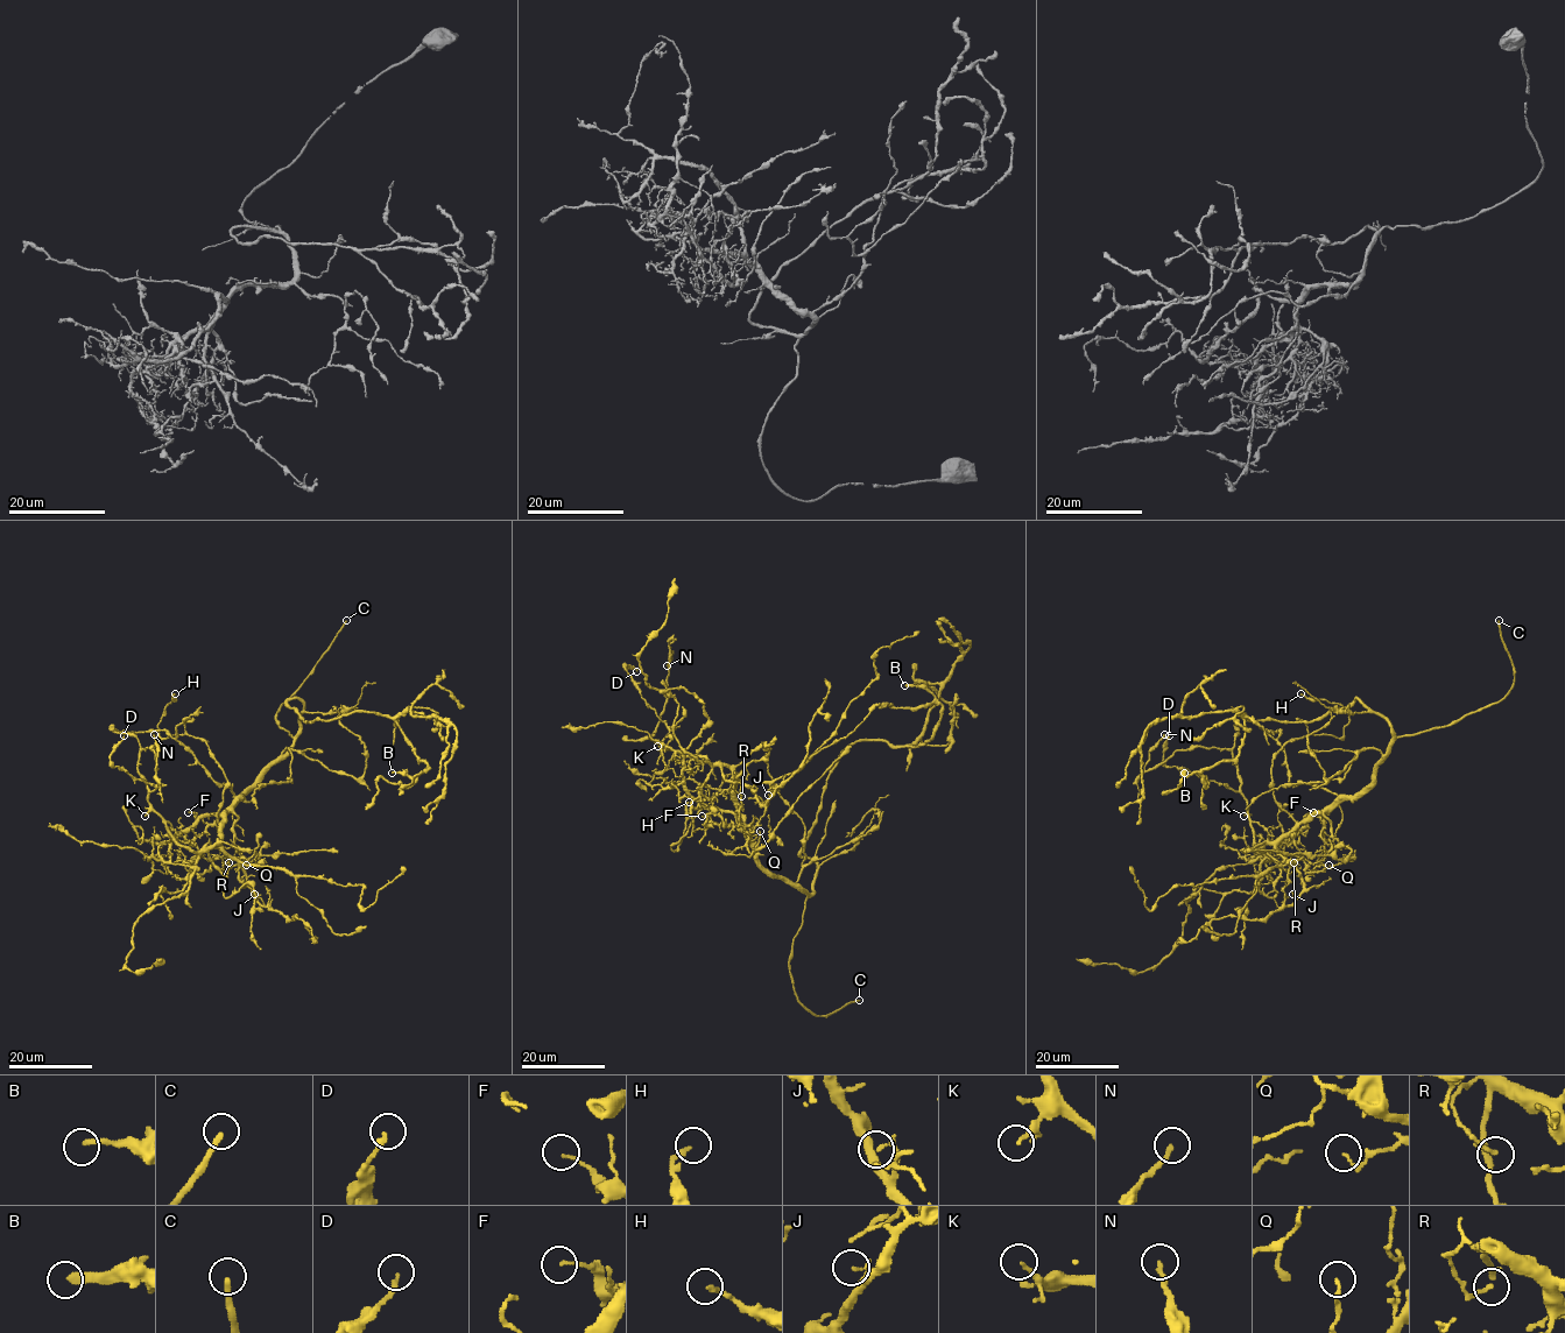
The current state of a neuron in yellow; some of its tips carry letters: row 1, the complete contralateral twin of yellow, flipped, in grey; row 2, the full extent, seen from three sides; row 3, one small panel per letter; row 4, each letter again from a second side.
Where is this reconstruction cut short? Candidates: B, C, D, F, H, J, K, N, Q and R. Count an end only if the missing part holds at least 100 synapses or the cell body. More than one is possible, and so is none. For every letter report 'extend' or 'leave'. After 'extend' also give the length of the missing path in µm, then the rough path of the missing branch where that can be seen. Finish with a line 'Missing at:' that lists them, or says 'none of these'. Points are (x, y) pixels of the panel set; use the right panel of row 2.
B: leave
C: extend; missing 30 µm; course (1499, 620), (1500, 549), (1488, 537), (1493, 540)
D: leave
F: leave
H: leave
J: leave
K: leave
N: leave
Q: leave
R: leave
Missing at: C

